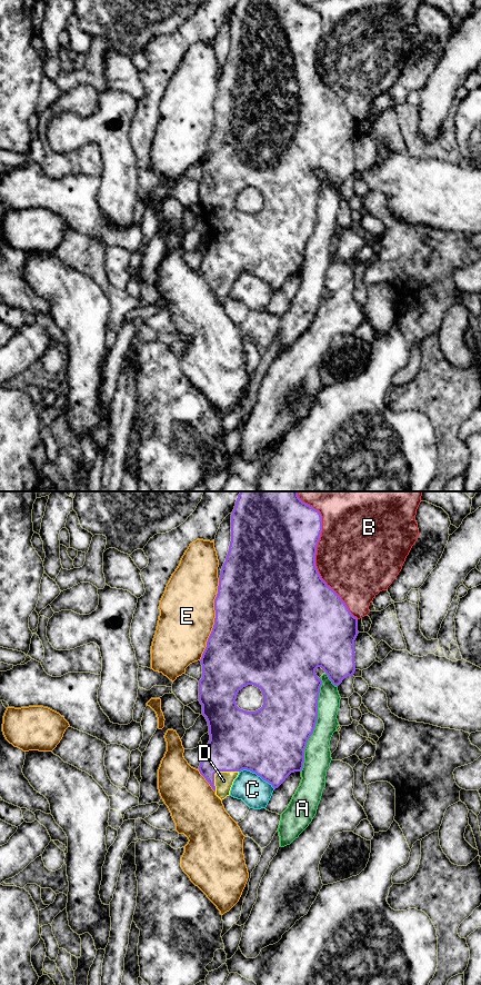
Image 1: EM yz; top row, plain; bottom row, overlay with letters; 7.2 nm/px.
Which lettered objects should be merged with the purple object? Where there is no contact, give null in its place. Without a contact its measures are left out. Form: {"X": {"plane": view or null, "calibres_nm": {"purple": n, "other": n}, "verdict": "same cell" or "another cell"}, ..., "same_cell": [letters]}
{"A": {"plane": "yz", "calibres_nm": {"purple": 420, "other": 190}, "verdict": "another cell"}, "B": {"plane": "yz", "calibres_nm": {"purple": 500, "other": 480}, "verdict": "another cell"}, "C": {"plane": "yz", "calibres_nm": {"purple": 500, "other": 220}, "verdict": "another cell"}, "D": {"plane": "yz", "calibres_nm": {"purple": 400, "other": 140}, "verdict": "same cell"}, "E": {"plane": "yz", "calibres_nm": {"purple": 500, "other": 400}, "verdict": "another cell"}, "same_cell": ["D"]}

